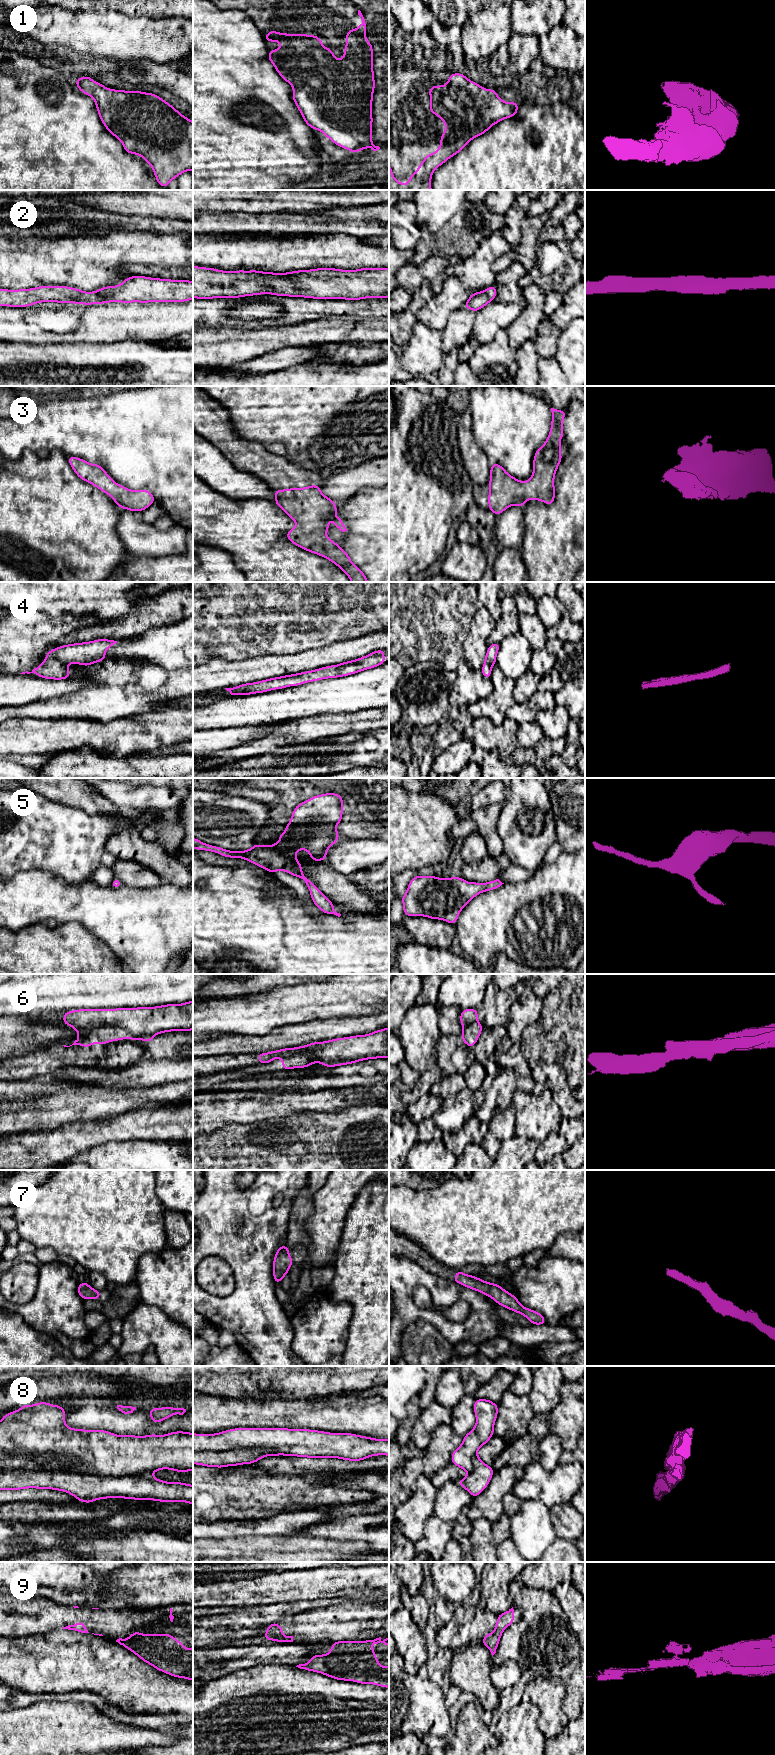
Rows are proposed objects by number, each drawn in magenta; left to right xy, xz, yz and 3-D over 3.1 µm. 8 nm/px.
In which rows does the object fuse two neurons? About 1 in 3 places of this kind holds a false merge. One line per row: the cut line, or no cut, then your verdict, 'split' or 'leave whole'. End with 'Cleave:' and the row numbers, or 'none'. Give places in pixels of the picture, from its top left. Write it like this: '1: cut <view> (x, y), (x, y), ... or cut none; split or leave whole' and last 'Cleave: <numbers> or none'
1: cut none; leave whole
2: cut none; leave whole
3: cut none; leave whole
4: cut none; leave whole
5: cut none; leave whole
6: cut xy (80, 1028), (117, 1026), (134, 1035), (152, 1035); split
7: cut none; leave whole
8: cut xy (0, 1468), (58, 1454), (79, 1471), (149, 1474); split
9: cut none; leave whole
Cleave: 6, 8

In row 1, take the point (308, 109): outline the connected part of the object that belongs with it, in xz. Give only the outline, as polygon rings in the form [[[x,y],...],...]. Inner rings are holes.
[[[360,10],[358,15],[362,23],[357,29],[346,31],[344,57],[340,60],[334,57],[333,50],[322,45],[323,40],[316,34],[290,35],[270,30],[264,36],[268,42],[280,41],[280,49],[268,51],[268,59],[282,79],[294,88],[292,98],[305,123],[352,153],[367,147],[373,151],[380,149],[372,144],[373,48],[371,42],[365,39],[366,23]]]

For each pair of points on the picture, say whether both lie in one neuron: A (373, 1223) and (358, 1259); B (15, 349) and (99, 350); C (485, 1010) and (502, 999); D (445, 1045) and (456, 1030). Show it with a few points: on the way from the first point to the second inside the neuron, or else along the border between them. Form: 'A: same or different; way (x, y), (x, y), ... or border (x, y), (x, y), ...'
A: same; way (373, 1232), (373, 1244), (367, 1250)
B: same; way (36, 356), (78, 356)
C: same; way (489, 1010), (498, 1003)
D: different; border (441, 1034), (459, 1038)

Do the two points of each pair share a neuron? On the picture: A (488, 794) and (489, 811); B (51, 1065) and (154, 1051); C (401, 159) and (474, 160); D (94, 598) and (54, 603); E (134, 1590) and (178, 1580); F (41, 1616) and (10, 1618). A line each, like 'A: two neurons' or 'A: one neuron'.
A: two neurons
B: one neuron
C: two neurons
D: one neuron
E: one neuron
F: one neuron

